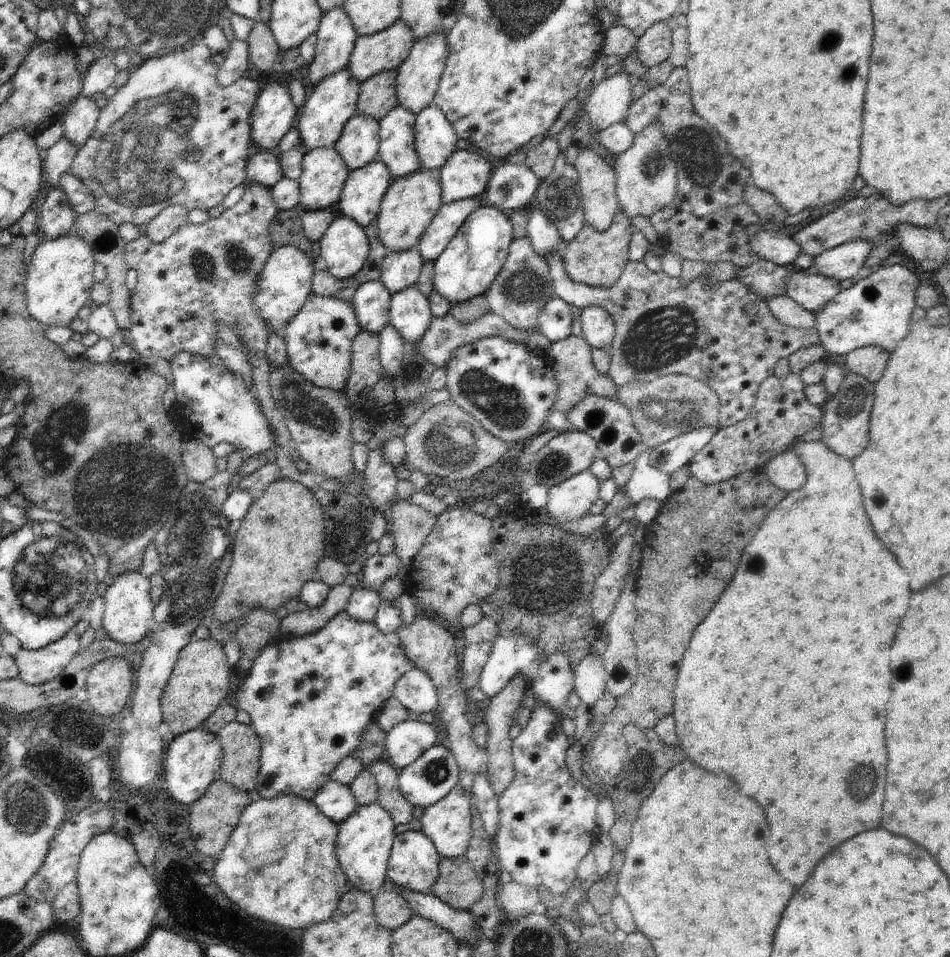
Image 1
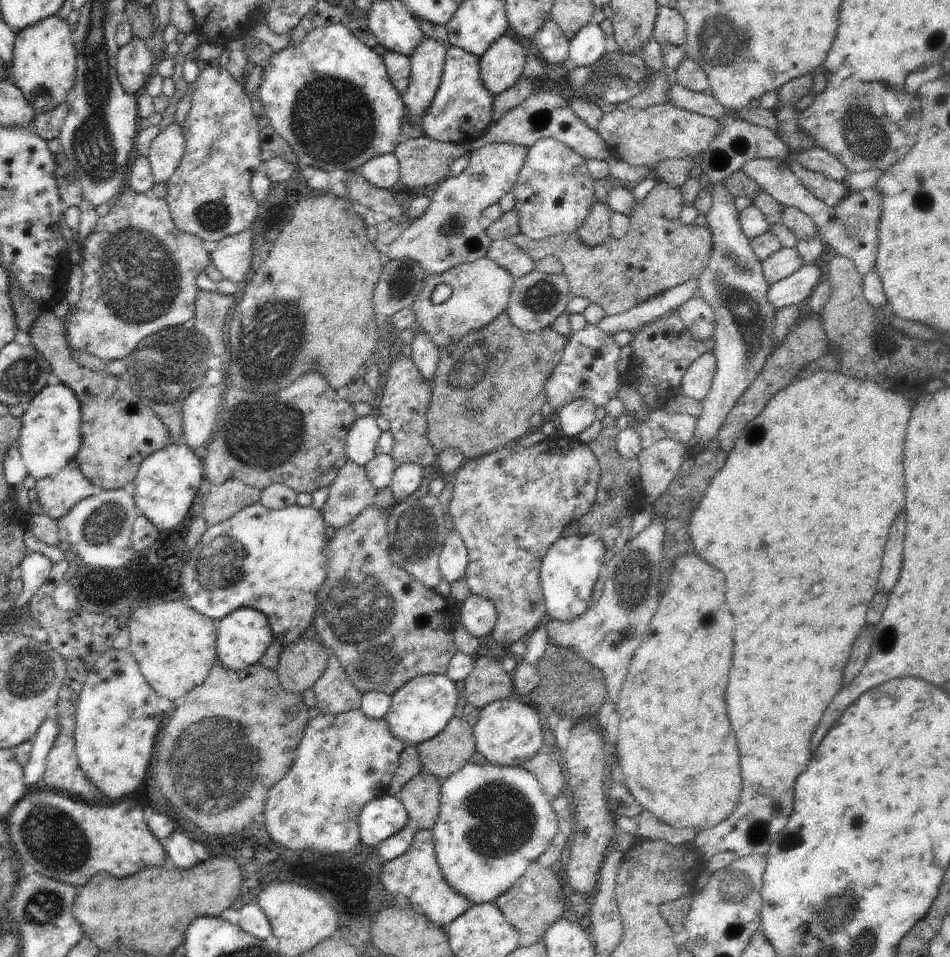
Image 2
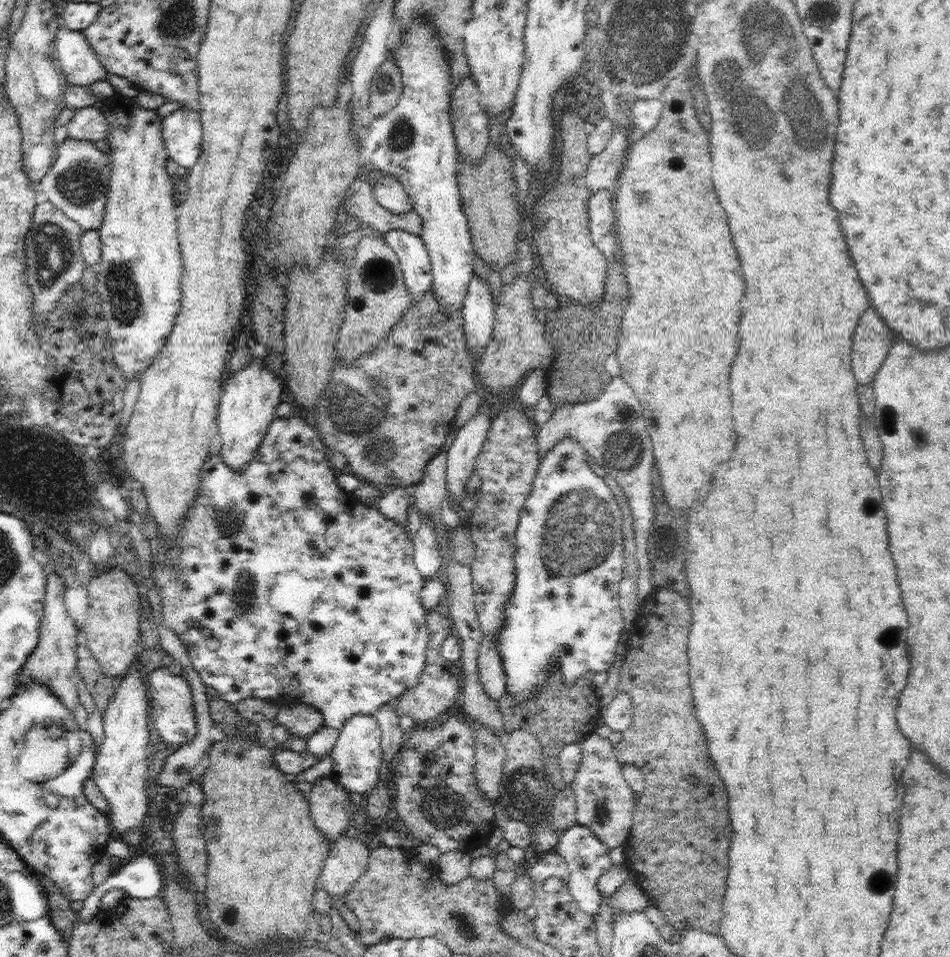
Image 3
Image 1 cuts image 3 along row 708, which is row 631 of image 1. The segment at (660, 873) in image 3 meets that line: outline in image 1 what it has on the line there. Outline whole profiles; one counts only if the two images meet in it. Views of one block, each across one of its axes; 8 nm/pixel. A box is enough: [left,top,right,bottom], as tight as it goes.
[588,470,788,787]

